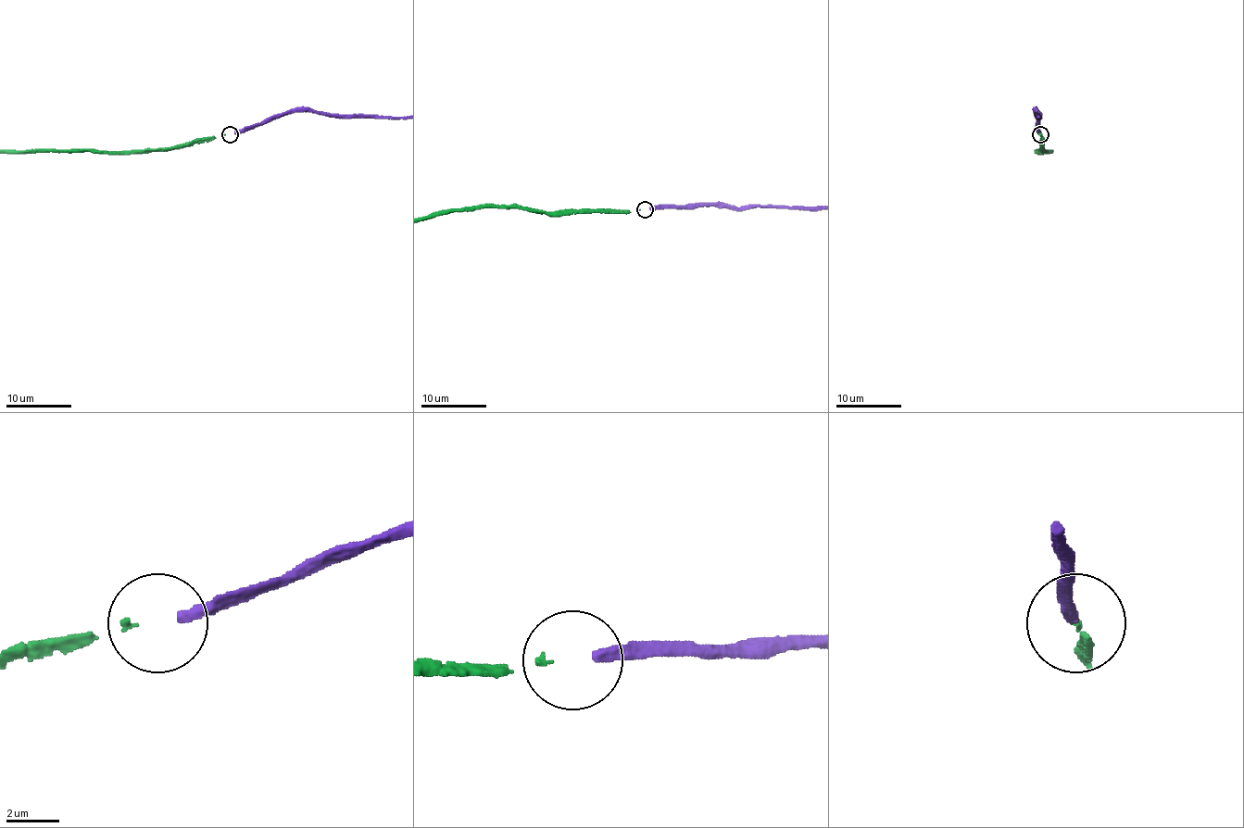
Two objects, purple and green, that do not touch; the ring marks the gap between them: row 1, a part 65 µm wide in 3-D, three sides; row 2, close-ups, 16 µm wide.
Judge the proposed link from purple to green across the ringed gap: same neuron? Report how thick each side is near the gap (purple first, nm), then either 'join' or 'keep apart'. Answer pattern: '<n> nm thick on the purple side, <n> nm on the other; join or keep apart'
400 nm thick on the purple side, 200 nm on the other; keep apart

